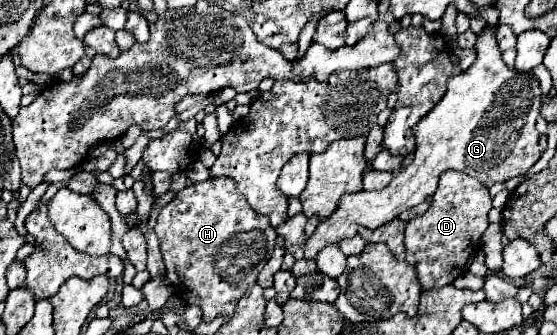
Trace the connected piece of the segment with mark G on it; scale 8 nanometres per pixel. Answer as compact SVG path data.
M483 31L477 37L475 51L475 63L447 81L447 93L443 99L413 127L417 143L413 163L403 167L381 191L343 195L337 209L321 221L313 237L307 239L305 259L315 259L317 251L327 243L353 237L361 225L377 229L395 219L401 211L419 205L425 197L433 195L439 175L445 169L467 173L491 187L493 183L505 183L513 177L525 175L537 163L541 155L537 147L539 133L535 129L535 119L541 111L539 81L531 73L509 69L501 59L495 35L489 31Z

